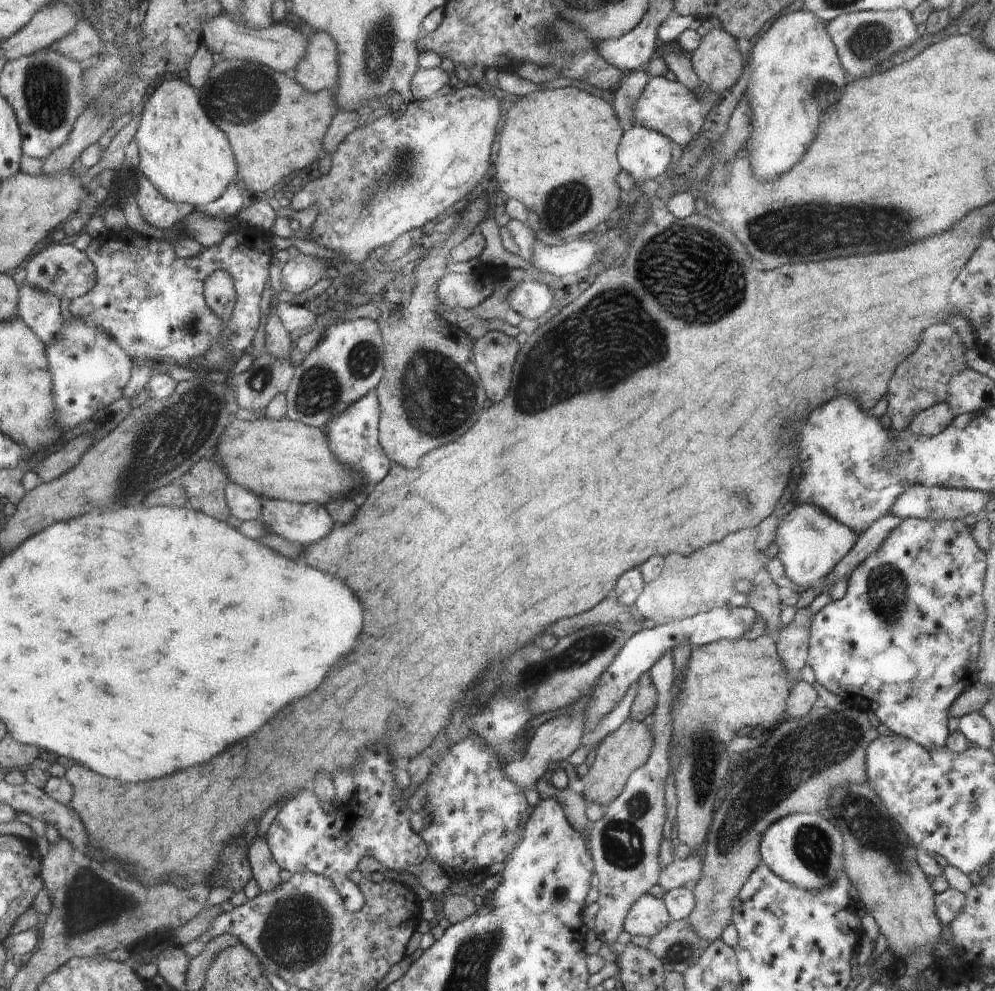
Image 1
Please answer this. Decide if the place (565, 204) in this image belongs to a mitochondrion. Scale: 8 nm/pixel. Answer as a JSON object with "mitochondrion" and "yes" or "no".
{"mitochondrion":"yes"}

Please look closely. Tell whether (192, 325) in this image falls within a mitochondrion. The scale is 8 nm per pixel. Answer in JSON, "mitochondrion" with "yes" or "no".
{"mitochondrion":"yes"}

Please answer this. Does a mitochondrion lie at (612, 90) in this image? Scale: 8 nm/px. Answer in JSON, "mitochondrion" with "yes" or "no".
{"mitochondrion":"no"}

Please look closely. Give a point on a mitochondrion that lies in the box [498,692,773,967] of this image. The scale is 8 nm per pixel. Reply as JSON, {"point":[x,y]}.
{"point":[622,845]}

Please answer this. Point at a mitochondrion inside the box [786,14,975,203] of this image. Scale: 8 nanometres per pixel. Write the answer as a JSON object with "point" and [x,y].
{"point":[869,40]}

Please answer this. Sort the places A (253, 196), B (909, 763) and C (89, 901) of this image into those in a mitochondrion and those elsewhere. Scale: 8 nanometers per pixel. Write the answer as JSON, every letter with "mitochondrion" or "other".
{"A":"other","B":"other","C":"mitochondrion"}

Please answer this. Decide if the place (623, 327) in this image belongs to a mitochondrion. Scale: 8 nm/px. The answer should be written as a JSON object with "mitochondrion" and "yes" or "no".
{"mitochondrion":"yes"}

